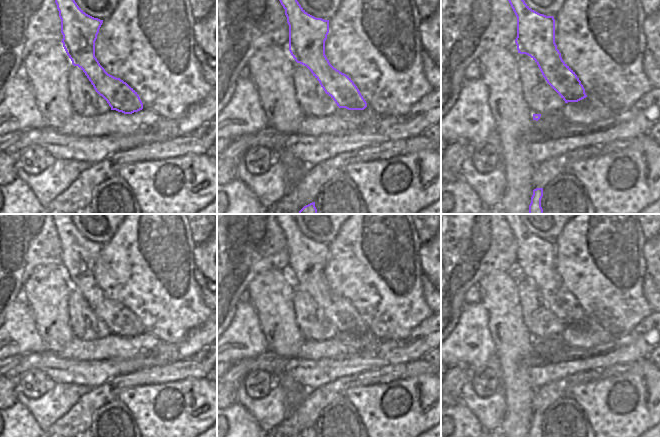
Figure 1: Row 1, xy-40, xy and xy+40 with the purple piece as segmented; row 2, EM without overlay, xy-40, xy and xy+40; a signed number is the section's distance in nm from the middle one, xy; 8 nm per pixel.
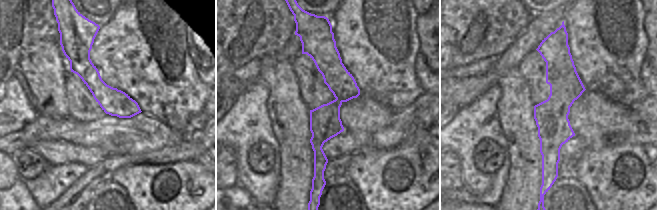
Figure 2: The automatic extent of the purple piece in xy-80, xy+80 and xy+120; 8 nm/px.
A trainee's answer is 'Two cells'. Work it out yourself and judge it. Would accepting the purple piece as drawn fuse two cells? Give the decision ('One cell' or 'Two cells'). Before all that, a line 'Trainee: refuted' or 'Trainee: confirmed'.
Trainee: confirmed
Two cells.

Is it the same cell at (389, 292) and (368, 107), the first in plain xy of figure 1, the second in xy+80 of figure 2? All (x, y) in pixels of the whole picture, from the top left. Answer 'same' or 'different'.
different

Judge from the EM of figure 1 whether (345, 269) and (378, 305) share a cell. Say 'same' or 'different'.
same

